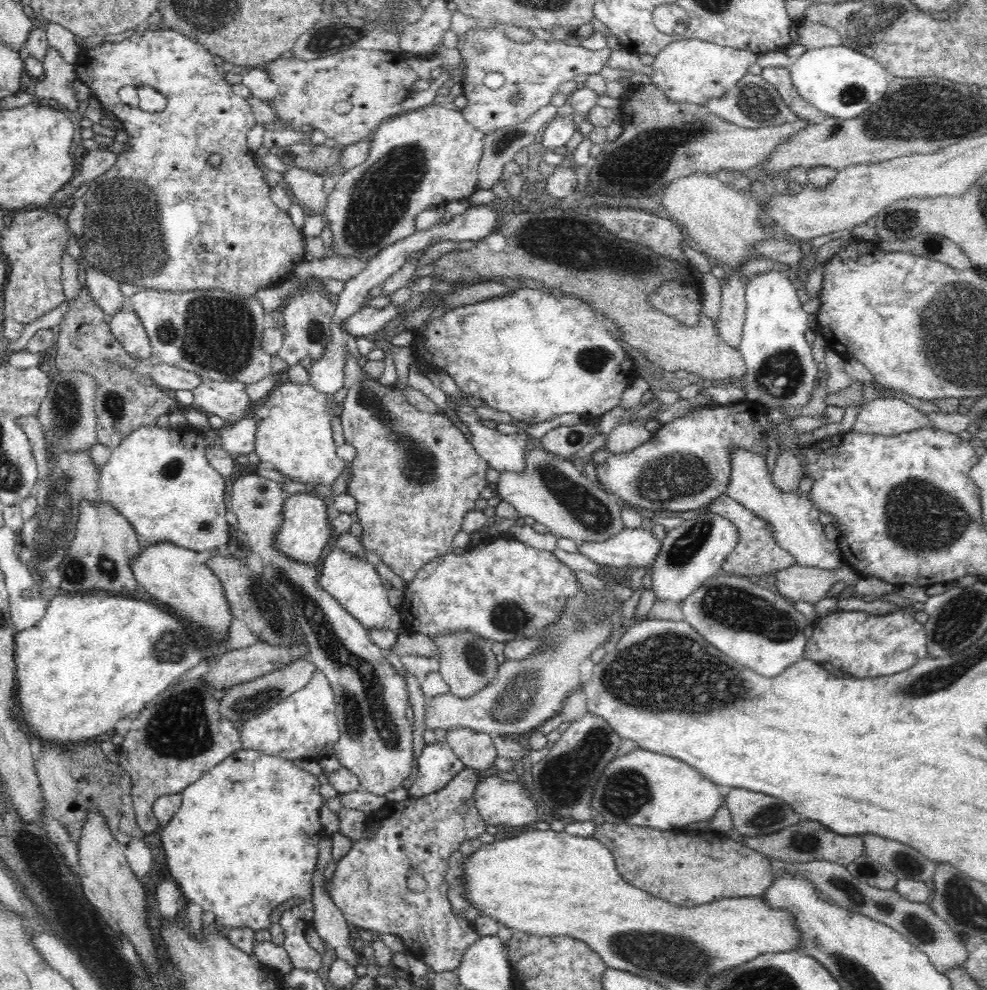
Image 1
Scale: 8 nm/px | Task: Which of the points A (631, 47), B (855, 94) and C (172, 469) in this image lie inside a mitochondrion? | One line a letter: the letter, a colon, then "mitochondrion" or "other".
A: other
B: mitochondrion
C: mitochondrion

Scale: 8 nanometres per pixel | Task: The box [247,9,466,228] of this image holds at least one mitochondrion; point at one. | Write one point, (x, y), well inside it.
(329, 38)

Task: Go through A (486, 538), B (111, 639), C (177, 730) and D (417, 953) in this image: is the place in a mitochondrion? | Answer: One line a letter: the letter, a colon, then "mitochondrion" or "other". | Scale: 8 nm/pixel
A: other
B: other
C: mitochondrion
D: other

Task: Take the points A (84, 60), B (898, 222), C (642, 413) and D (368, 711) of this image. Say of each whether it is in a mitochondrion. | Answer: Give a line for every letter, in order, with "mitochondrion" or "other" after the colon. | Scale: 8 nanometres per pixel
A: other
B: mitochondrion
C: other
D: mitochondrion

